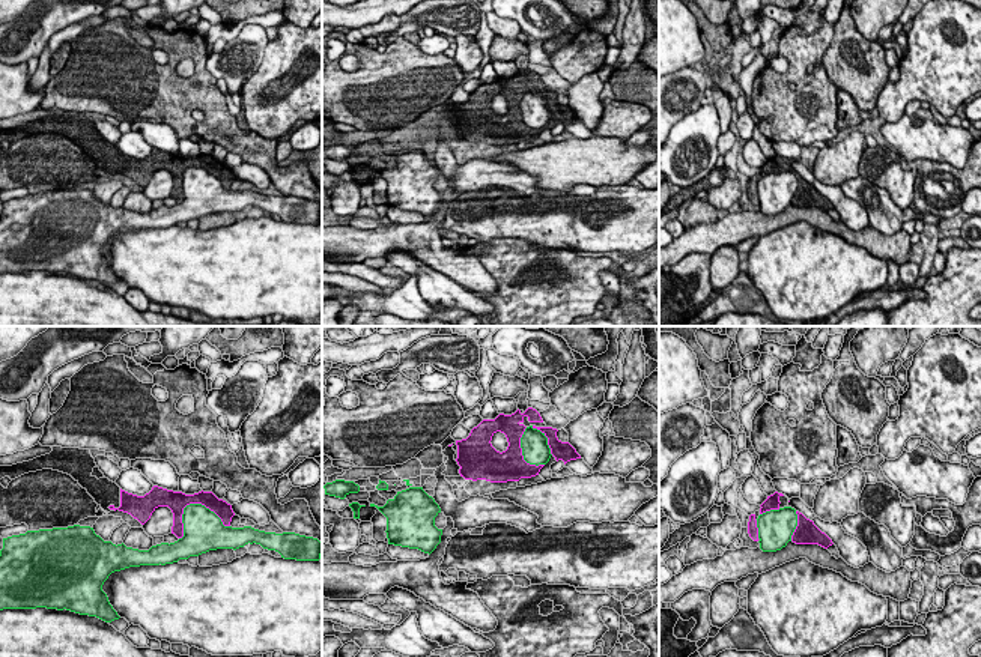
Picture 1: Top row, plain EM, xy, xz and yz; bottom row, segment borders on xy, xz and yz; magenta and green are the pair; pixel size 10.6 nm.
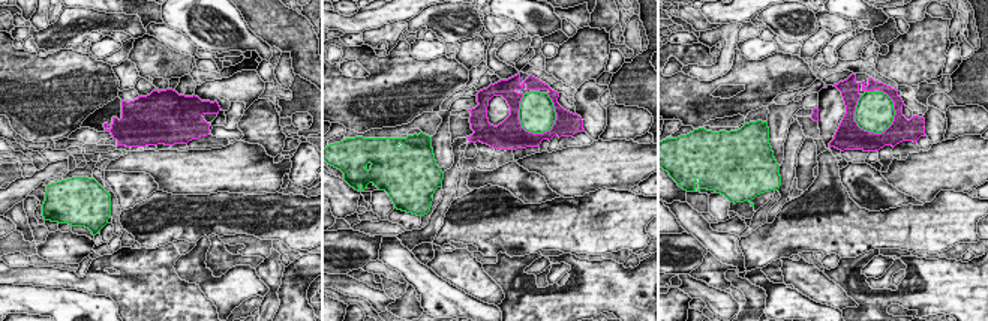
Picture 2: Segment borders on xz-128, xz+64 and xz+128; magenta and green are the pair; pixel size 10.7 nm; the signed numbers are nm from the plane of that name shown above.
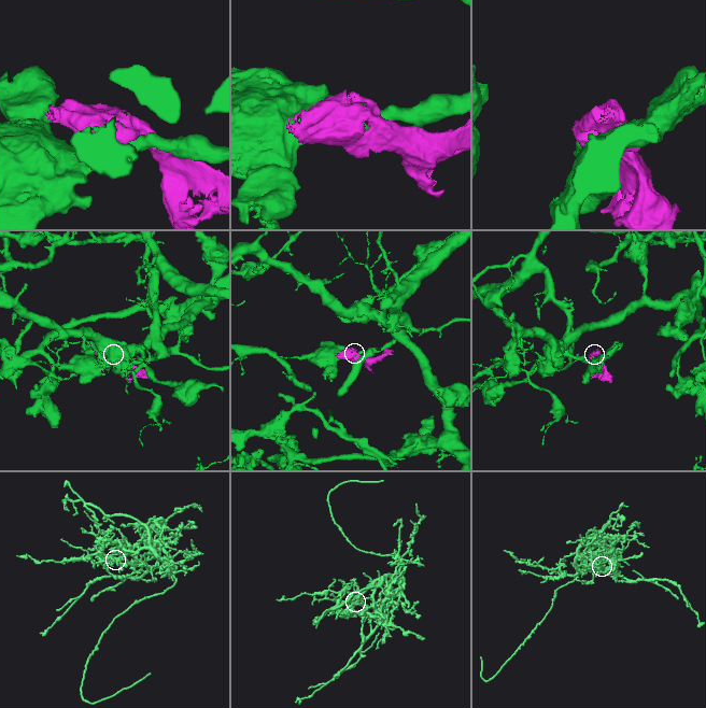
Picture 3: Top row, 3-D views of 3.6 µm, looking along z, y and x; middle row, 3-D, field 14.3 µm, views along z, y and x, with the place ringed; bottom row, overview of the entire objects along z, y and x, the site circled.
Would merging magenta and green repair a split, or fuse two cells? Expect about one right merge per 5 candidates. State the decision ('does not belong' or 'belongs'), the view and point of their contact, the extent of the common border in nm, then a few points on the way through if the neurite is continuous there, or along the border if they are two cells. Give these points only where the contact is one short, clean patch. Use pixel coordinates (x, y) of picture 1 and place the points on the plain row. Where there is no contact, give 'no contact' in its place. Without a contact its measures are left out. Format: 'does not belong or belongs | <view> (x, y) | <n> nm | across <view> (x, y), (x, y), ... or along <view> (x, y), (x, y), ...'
does not belong | xy (191, 166) | 550 nm

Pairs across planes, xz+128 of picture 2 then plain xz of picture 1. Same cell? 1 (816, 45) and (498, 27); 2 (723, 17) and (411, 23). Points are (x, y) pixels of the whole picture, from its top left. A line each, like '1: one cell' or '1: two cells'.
1: two cells
2: two cells

